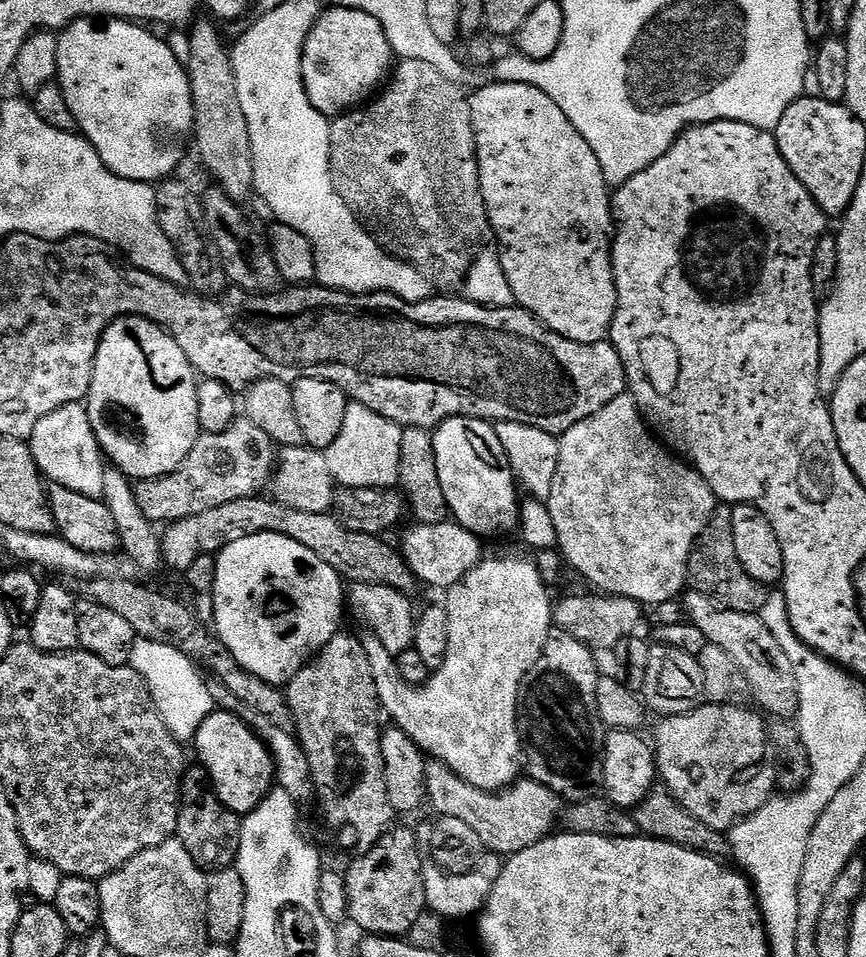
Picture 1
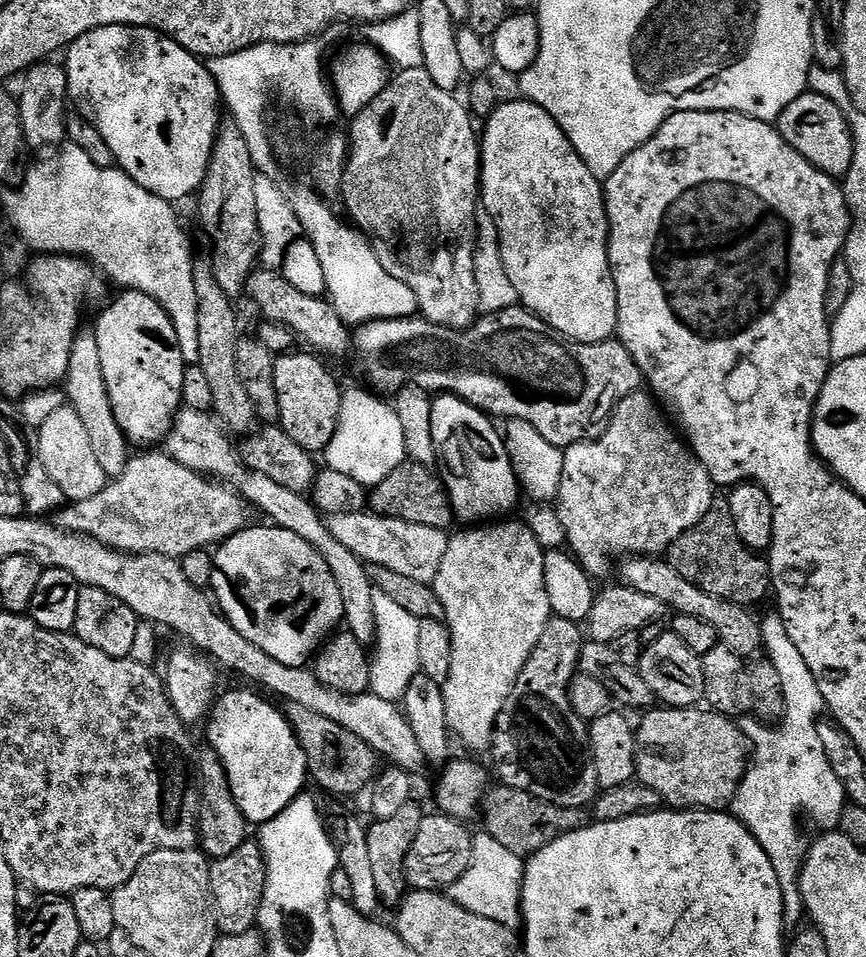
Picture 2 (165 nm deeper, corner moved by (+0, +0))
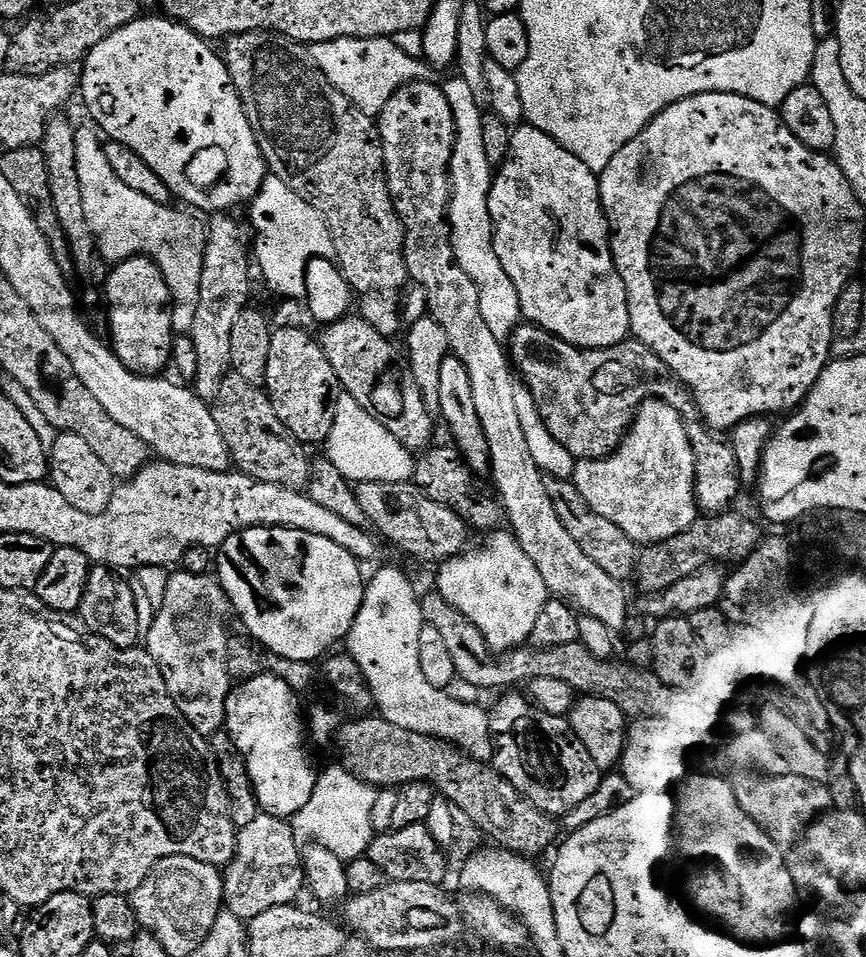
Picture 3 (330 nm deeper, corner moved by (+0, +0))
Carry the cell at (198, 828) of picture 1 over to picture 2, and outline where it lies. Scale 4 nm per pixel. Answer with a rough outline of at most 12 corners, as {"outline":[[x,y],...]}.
{"outline":[[204,742],[190,760],[199,780],[200,843],[224,858],[250,825],[222,758]]}

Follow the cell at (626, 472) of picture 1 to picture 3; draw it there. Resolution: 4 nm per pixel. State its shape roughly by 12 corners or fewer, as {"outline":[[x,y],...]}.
{"outline":[[640,404],[578,494],[641,545],[698,519],[688,425]]}

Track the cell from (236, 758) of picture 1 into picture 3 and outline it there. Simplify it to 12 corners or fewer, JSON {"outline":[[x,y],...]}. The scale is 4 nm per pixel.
{"outline":[[261,674],[228,693],[224,723],[261,809],[295,817],[317,769],[301,697]]}

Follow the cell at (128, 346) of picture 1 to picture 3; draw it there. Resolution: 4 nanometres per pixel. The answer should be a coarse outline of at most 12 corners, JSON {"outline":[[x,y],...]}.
{"outline":[[151,256],[104,284],[110,347],[139,376],[172,359],[174,301]]}

